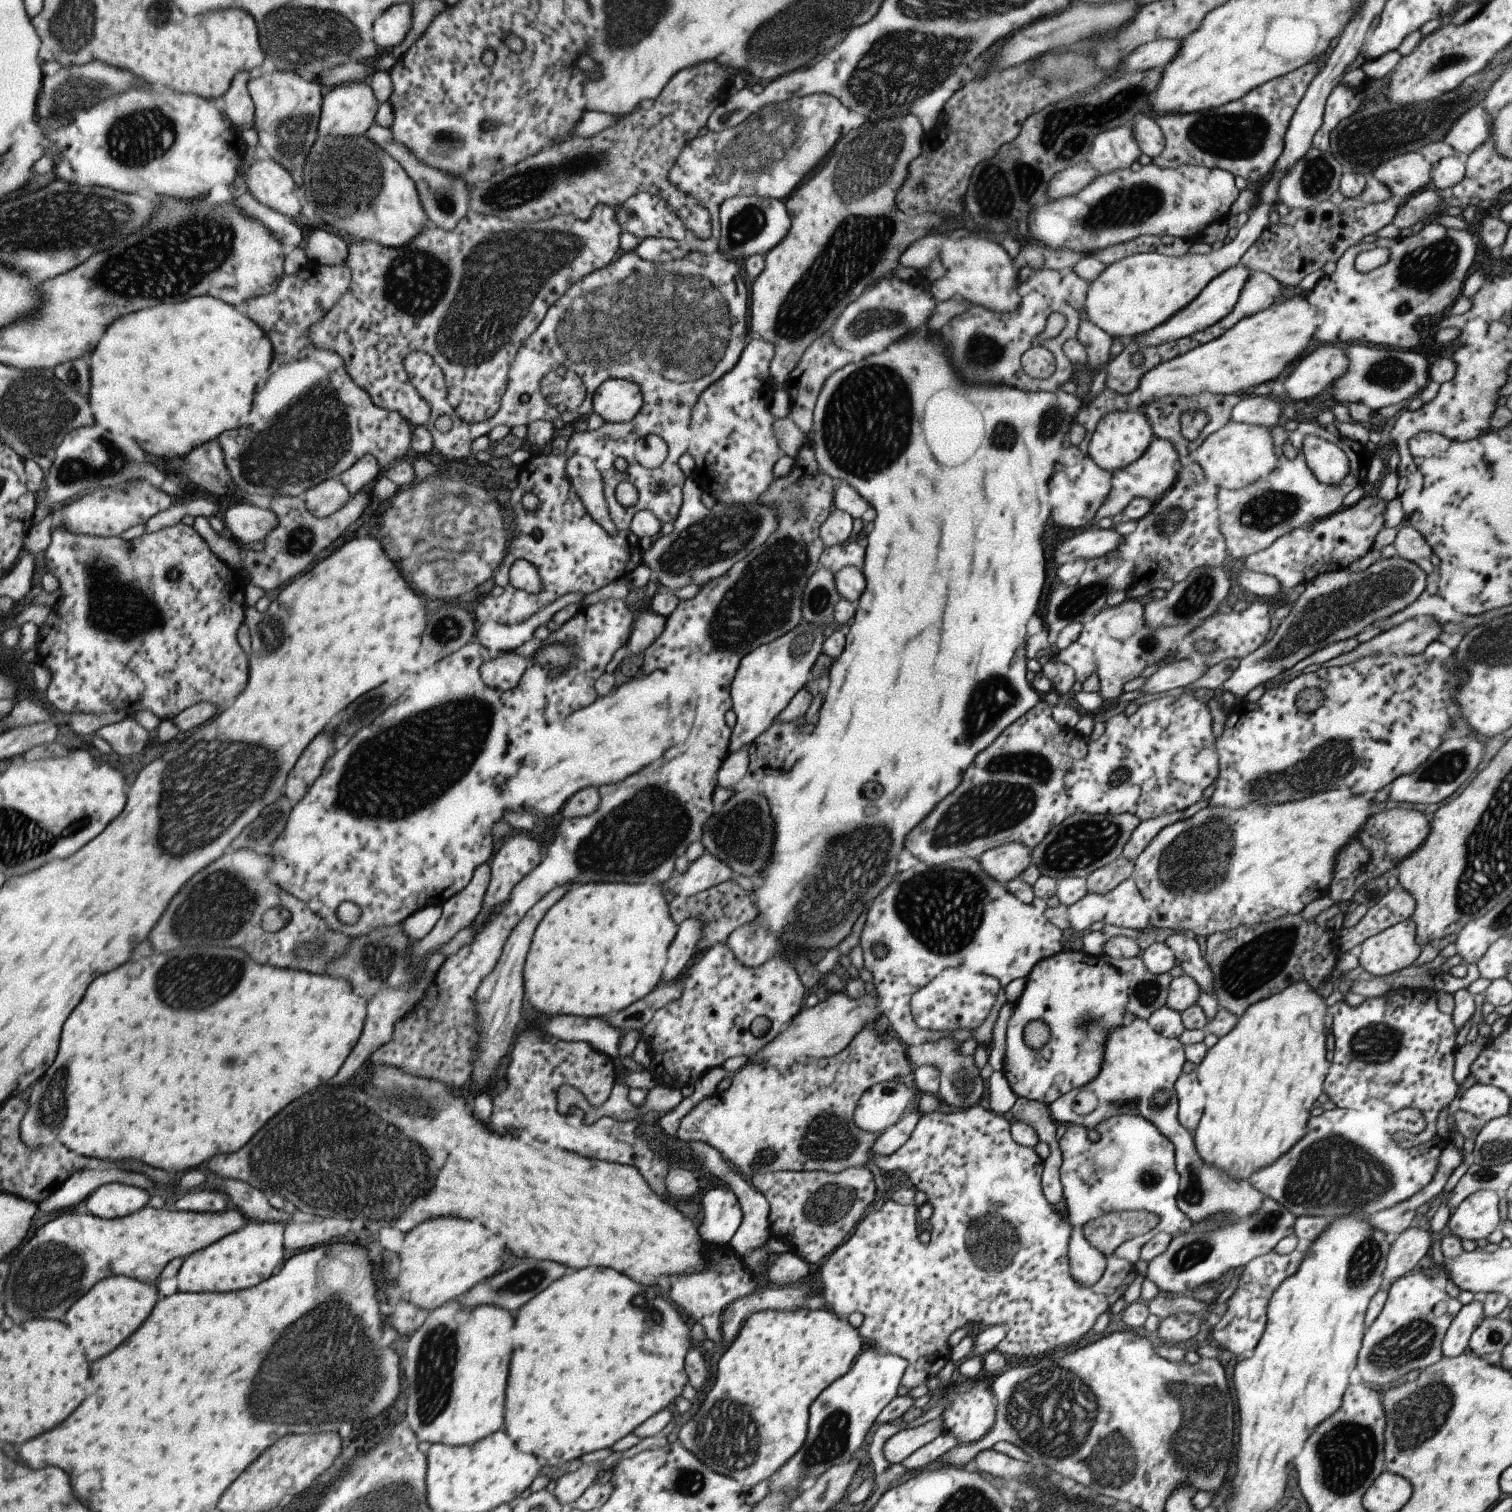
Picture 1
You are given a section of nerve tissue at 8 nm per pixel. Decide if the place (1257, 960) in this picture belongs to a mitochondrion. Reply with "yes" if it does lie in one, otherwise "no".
yes

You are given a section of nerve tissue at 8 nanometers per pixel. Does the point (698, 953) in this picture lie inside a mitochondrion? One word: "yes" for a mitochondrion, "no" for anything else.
no

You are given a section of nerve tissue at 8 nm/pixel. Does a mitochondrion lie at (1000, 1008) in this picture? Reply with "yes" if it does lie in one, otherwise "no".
no

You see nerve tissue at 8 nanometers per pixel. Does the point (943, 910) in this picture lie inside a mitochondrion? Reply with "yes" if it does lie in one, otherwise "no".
yes

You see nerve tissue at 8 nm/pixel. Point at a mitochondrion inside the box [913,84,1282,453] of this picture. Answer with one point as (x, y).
(1238, 133)

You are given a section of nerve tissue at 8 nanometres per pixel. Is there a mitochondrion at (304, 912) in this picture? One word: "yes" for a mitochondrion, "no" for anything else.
no

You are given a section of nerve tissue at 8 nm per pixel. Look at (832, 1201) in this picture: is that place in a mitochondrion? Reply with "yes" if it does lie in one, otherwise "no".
yes

